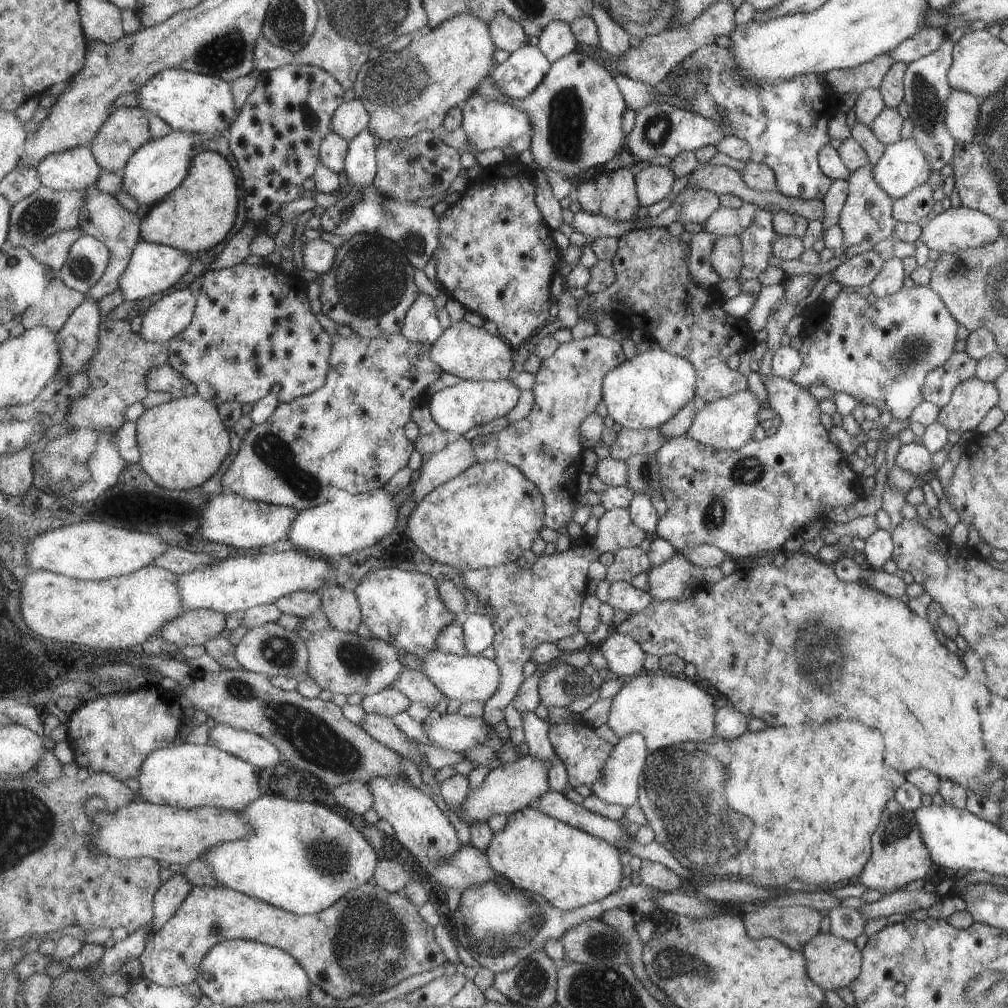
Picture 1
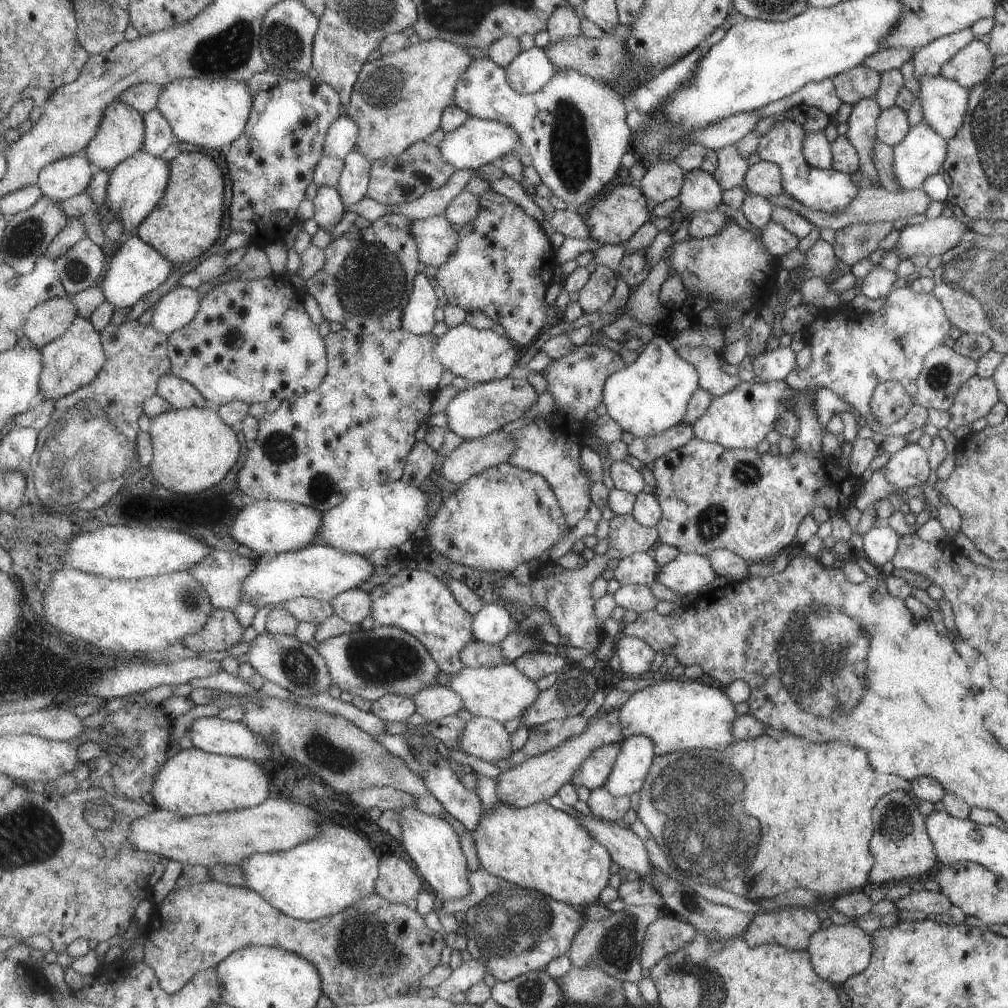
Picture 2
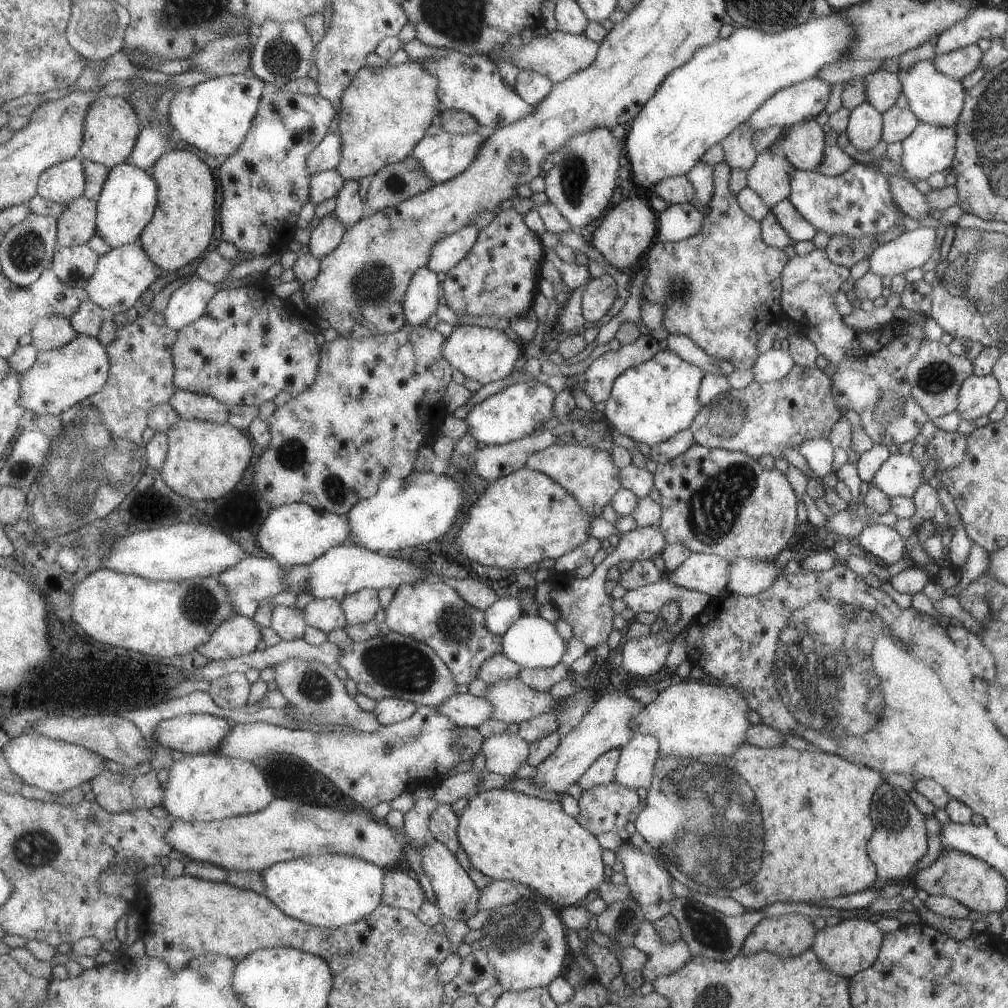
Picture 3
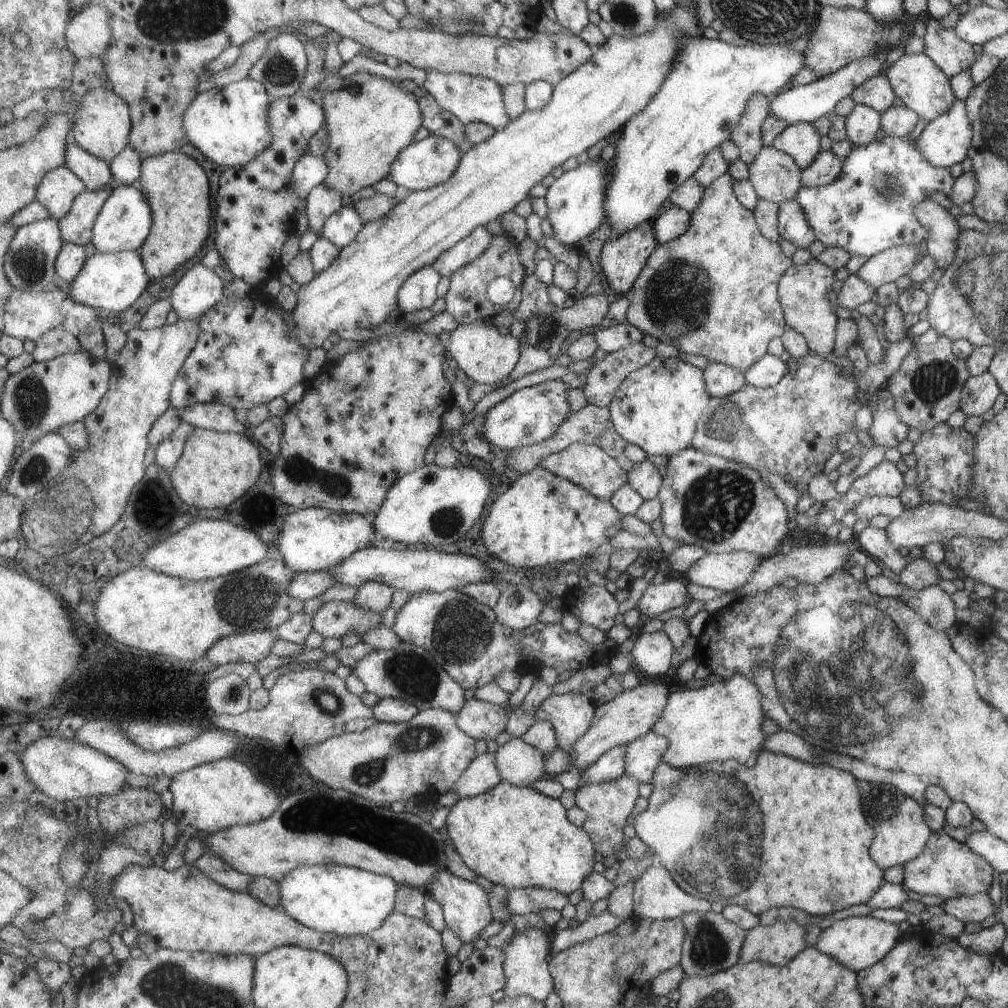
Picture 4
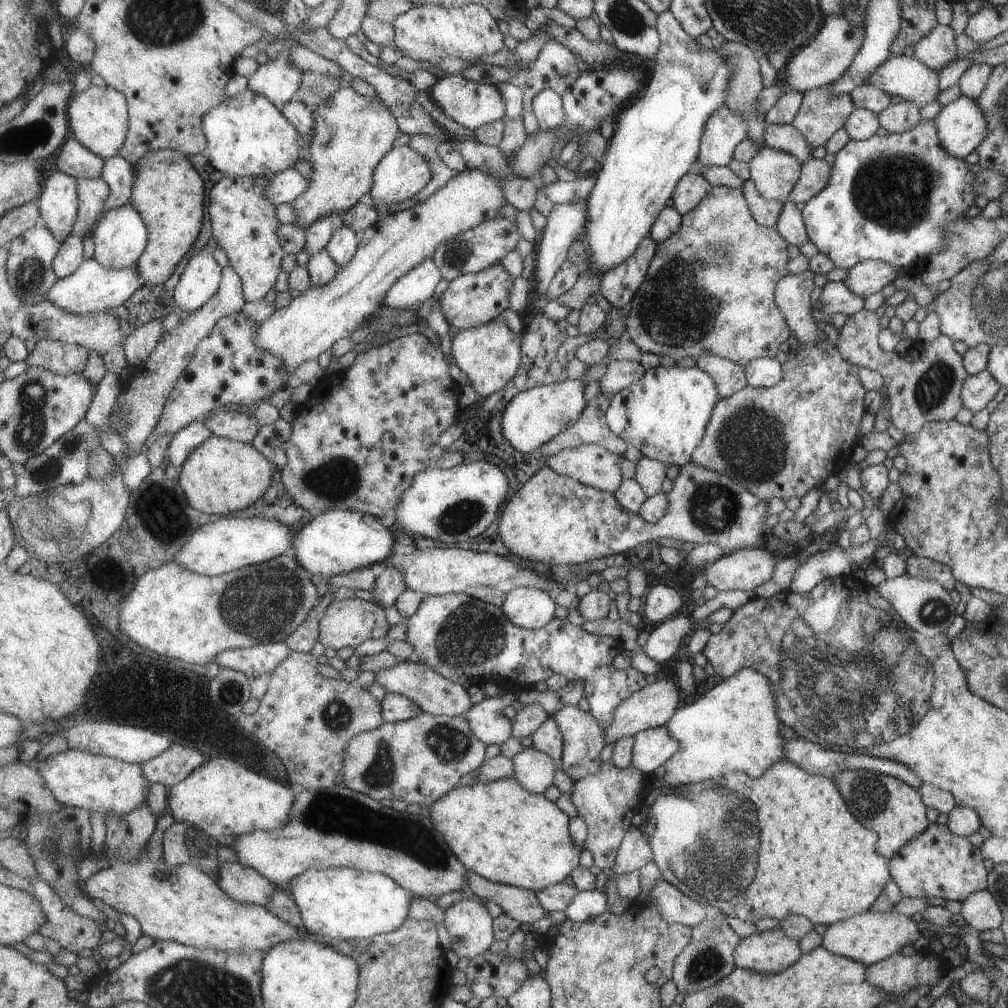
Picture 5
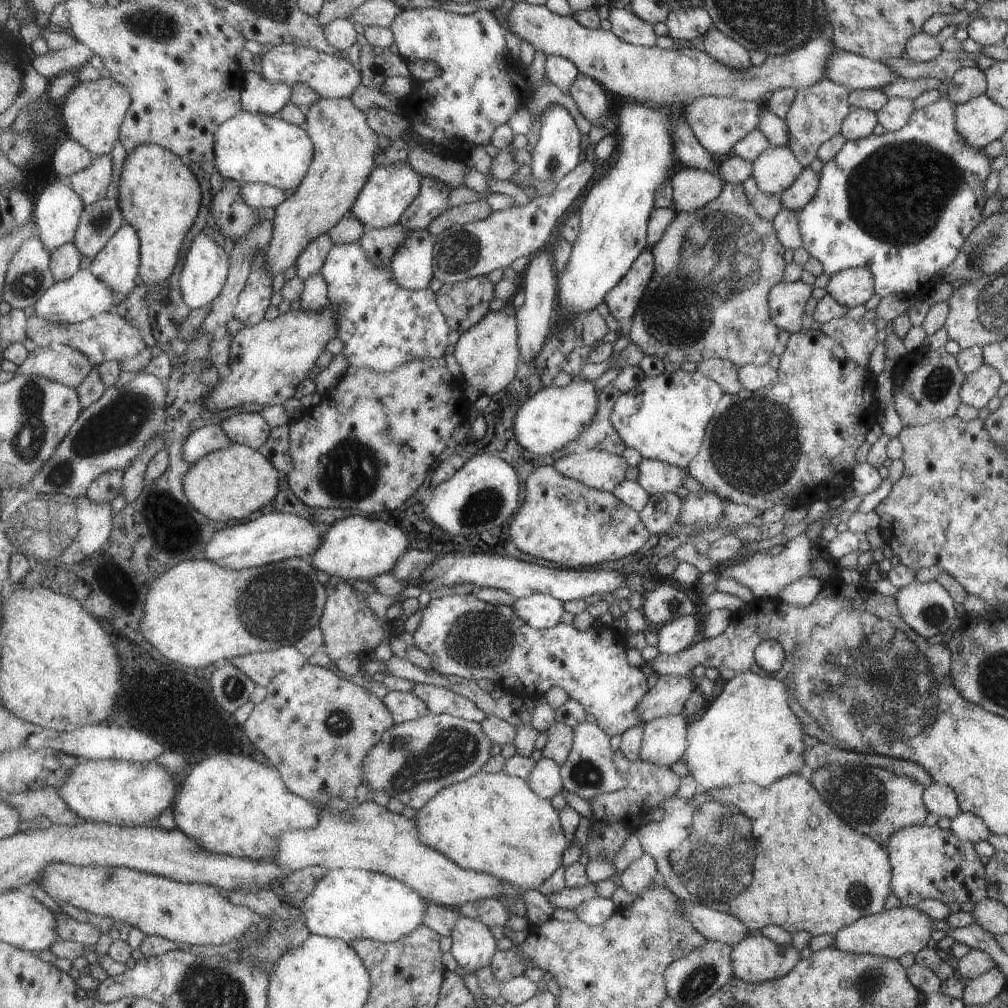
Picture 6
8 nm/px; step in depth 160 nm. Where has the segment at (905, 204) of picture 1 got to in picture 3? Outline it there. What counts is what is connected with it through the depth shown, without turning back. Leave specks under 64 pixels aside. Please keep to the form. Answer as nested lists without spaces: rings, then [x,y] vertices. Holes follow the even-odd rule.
[[[833,235],[829,237],[824,251],[833,264],[839,264],[849,269],[855,262],[869,257],[873,250],[871,242],[873,242],[874,237],[875,235],[861,238]]]

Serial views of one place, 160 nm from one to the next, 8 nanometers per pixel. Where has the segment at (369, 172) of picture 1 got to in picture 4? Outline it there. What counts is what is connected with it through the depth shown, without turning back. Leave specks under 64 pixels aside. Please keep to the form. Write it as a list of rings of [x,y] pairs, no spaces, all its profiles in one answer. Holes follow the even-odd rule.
[[[353,202],[343,206],[327,219],[322,230],[322,235],[334,242],[341,250],[358,237],[359,231],[365,224],[354,206]]]

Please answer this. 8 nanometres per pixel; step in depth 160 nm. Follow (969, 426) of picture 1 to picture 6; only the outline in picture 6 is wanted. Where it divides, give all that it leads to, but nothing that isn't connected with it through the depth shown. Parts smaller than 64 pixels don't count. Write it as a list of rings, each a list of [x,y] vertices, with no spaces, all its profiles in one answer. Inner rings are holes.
[[[981,363],[975,370],[965,375],[961,386],[962,404],[973,408],[983,408],[1001,386],[998,370],[995,367]]]

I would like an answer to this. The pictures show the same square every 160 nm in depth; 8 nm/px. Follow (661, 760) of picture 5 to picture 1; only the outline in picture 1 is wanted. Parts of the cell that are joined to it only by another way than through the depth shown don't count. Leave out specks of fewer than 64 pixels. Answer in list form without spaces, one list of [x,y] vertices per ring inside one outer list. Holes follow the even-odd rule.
[[[629,733],[621,737],[604,765],[602,777],[590,786],[592,792],[603,799],[603,802],[621,805],[623,808],[639,801],[639,786],[643,786],[643,768],[649,754],[645,738],[639,733]]]

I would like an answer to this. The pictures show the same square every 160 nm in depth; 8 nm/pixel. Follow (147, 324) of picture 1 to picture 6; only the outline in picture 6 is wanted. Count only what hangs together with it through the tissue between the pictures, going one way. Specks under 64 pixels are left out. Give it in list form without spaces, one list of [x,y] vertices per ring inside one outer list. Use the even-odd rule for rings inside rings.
[[[202,232],[193,241],[181,273],[180,285],[185,302],[193,309],[212,303],[227,284],[230,277],[231,259],[227,250],[219,246],[211,236]]]

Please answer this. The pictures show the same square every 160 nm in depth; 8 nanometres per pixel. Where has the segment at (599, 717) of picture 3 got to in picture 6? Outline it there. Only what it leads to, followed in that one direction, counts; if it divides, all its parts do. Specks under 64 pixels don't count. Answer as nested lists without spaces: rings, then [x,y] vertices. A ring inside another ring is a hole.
[[[659,675],[653,688],[646,692],[636,707],[641,725],[663,715],[679,715],[692,690],[693,682],[689,677]]]

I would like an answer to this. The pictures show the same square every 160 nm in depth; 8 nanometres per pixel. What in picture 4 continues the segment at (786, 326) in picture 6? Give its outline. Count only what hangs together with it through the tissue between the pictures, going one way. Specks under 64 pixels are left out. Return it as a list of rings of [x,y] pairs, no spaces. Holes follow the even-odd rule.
[[[811,259],[802,265],[790,266],[777,284],[778,301],[786,323],[790,329],[798,332],[808,344],[808,350],[816,355],[825,356],[833,345],[834,325],[837,317],[835,304],[825,300],[825,291],[834,281],[834,271],[824,264]]]

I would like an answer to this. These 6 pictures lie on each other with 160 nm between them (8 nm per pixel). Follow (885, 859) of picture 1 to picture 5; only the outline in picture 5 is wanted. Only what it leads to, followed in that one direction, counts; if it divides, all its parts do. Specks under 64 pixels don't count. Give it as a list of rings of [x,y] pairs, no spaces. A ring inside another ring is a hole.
[[[846,770],[835,773],[835,786],[839,786],[839,794],[843,794],[845,802],[849,802],[849,810],[864,827],[878,835],[875,850],[885,858],[889,858],[898,848],[909,842],[914,836],[922,833],[929,822],[925,818],[925,806],[914,787],[887,775],[868,770]]]

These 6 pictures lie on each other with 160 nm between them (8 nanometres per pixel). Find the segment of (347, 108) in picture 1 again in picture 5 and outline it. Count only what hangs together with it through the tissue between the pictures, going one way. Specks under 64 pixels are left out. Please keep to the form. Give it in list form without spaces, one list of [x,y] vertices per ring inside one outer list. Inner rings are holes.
[[[291,168],[279,173],[270,180],[266,195],[275,206],[281,206],[285,203],[291,204],[310,186],[310,175],[305,178],[301,172]]]

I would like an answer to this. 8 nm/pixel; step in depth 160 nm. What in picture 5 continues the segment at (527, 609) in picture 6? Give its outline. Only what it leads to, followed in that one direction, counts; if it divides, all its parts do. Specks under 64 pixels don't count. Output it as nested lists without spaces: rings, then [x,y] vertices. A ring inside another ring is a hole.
[[[517,587],[506,593],[503,608],[511,622],[526,629],[540,629],[555,619],[554,593],[529,587]]]

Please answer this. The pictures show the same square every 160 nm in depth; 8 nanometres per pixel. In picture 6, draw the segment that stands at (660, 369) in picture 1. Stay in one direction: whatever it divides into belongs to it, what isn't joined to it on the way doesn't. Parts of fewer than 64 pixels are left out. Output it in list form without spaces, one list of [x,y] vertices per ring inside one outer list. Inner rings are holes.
[[[677,369],[658,376],[644,377],[636,387],[621,393],[609,420],[626,447],[636,450],[643,459],[653,459],[685,469],[698,454],[709,418],[723,396],[723,389],[714,380],[697,371]]]

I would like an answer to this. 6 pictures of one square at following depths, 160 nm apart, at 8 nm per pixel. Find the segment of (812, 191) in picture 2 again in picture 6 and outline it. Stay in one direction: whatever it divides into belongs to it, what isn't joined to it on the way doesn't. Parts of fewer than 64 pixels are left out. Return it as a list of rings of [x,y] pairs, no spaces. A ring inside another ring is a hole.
[[[939,97],[935,102],[915,109],[909,120],[900,129],[887,131],[883,135],[868,134],[866,137],[857,140],[846,140],[843,146],[827,161],[824,162],[818,174],[818,189],[815,190],[814,197],[805,208],[798,211],[798,229],[802,240],[802,247],[808,252],[810,257],[817,259],[822,266],[823,273],[831,276],[843,269],[866,268],[873,278],[874,293],[880,297],[888,294],[903,293],[904,295],[921,295],[921,290],[925,284],[929,284],[939,270],[947,268],[951,261],[961,250],[966,236],[979,224],[981,220],[981,208],[984,208],[985,192],[983,192],[983,182],[989,174],[989,156],[981,149],[967,146],[962,136],[956,131],[954,122],[955,104],[947,97]]]

